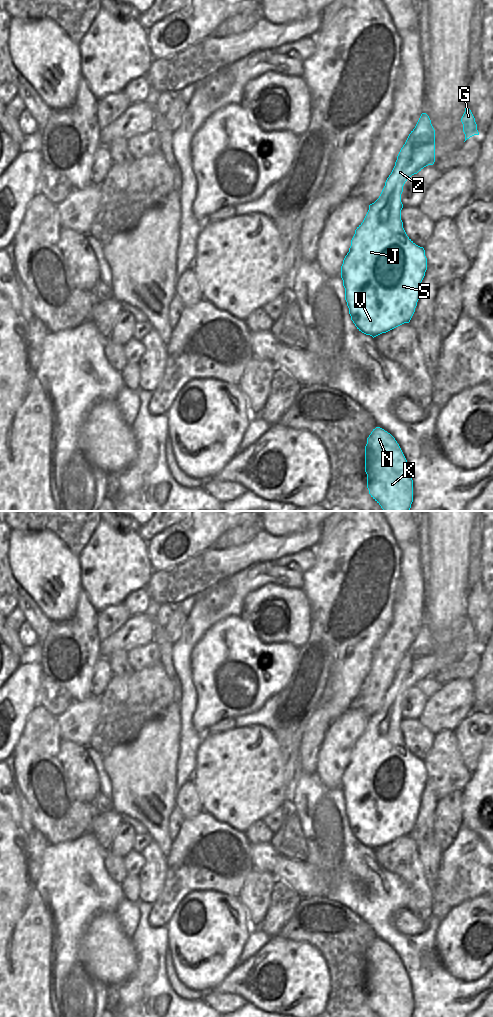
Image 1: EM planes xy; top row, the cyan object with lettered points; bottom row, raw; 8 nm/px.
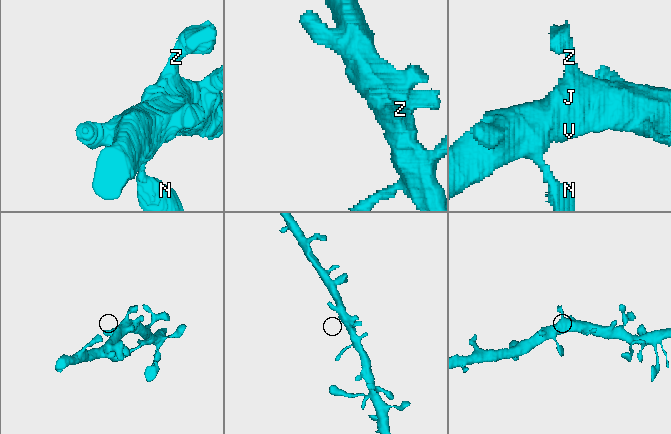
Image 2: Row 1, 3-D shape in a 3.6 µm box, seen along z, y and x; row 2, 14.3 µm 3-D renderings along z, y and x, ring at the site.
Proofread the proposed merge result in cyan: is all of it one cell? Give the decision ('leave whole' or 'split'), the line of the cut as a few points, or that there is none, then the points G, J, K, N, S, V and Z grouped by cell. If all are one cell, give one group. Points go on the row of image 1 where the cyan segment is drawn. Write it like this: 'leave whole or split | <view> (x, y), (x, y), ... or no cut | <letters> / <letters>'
leave whole | no cut | G J K N S V Z

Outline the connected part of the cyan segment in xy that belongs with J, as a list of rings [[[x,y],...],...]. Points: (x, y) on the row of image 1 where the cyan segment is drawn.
[[[422,113],[415,128],[401,148],[395,166],[385,182],[379,198],[369,205],[363,222],[355,230],[349,252],[341,266],[341,278],[345,288],[345,300],[351,320],[359,331],[373,338],[404,323],[409,323],[417,306],[421,282],[427,270],[427,258],[423,247],[416,245],[406,234],[401,220],[401,194],[405,182],[424,167],[435,162],[435,130],[426,113]]]

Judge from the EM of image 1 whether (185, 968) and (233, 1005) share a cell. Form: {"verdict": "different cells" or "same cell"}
{"verdict": "different cells"}

